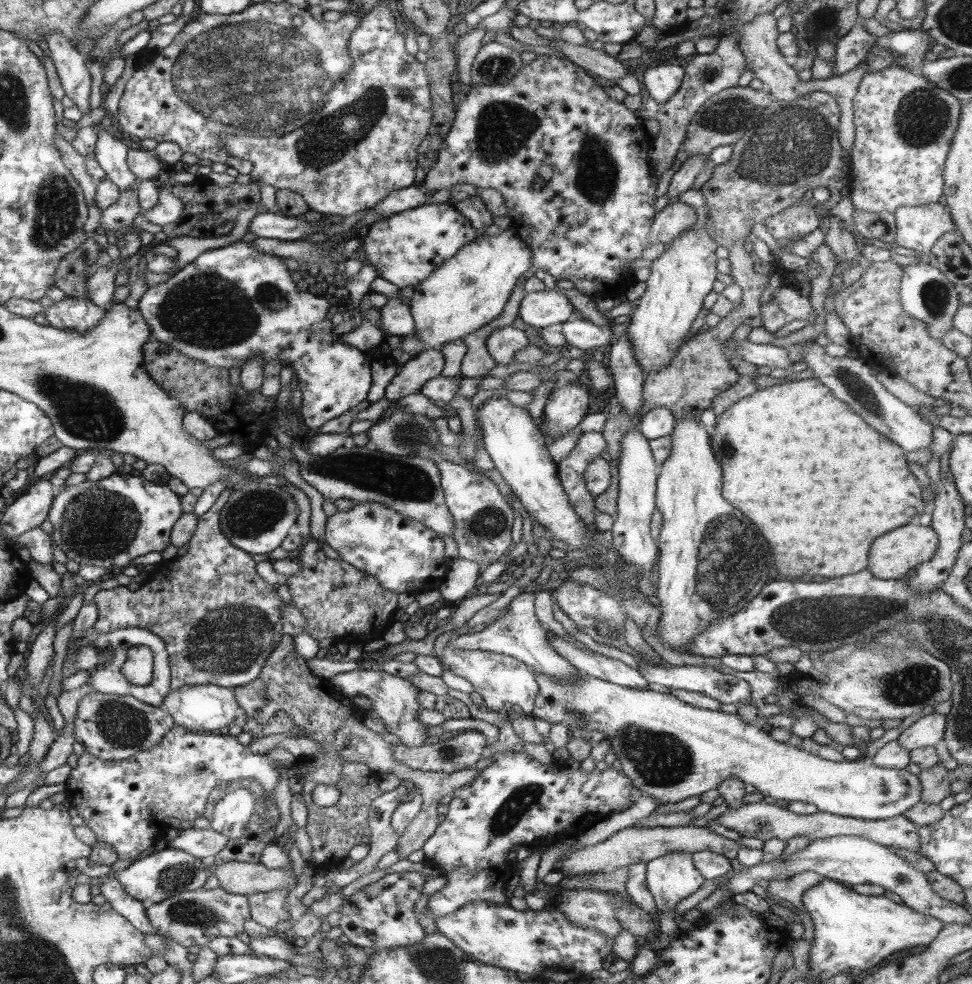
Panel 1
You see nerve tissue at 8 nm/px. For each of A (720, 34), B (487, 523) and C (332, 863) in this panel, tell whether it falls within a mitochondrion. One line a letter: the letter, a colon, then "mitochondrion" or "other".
A: other
B: mitochondrion
C: other

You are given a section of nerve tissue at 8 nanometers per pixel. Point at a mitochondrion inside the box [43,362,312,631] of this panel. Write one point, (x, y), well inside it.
(97, 523)

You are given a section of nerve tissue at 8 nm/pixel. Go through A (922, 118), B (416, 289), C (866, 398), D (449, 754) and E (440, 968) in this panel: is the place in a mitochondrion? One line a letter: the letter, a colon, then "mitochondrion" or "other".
A: mitochondrion
B: other
C: mitochondrion
D: mitochondrion
E: mitochondrion

